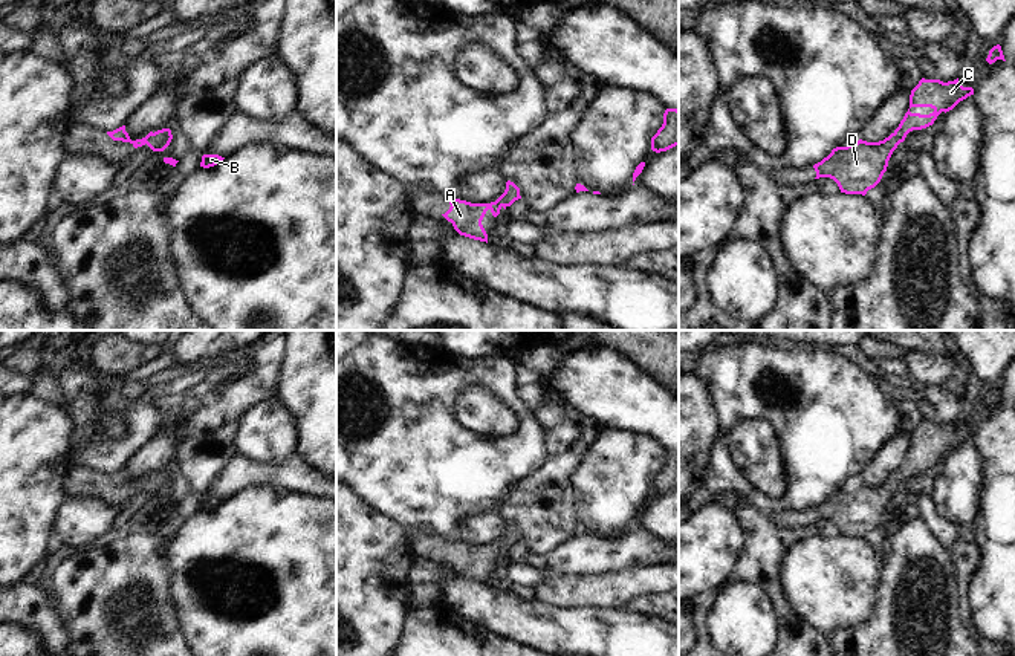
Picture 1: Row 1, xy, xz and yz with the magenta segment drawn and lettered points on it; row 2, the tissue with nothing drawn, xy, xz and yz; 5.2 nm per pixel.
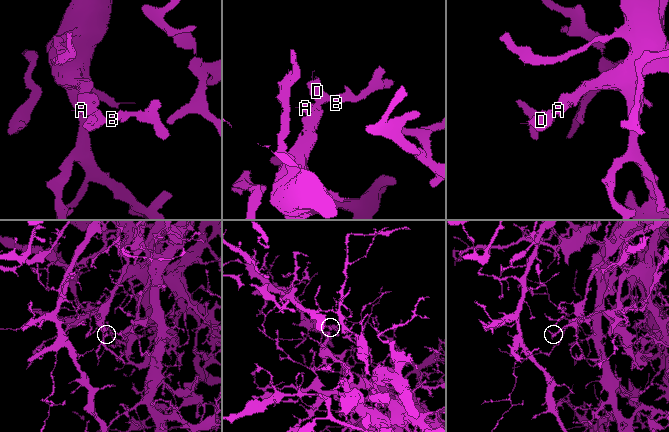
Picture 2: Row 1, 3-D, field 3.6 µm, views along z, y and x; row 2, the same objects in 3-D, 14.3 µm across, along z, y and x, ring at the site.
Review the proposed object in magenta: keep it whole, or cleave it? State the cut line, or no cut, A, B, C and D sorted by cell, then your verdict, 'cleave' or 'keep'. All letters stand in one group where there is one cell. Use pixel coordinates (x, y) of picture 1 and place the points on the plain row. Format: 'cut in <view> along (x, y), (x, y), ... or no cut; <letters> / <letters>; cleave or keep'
no cut; A B C D; keep

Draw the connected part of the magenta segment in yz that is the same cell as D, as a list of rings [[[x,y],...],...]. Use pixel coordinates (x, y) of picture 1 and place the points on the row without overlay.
[[[922,421],[911,433],[910,451],[931,450],[932,456],[911,456],[908,451],[899,469],[884,483],[867,485],[859,482],[847,489],[833,491],[827,500],[813,508],[815,521],[830,520],[838,526],[841,535],[865,538],[880,524],[893,494],[910,474],[932,468],[942,454],[952,453],[971,437],[974,437],[974,431],[963,430],[958,421],[948,425]]]

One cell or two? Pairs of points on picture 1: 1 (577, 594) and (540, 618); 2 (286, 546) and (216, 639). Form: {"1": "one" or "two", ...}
{"1": "two", "2": "one"}

